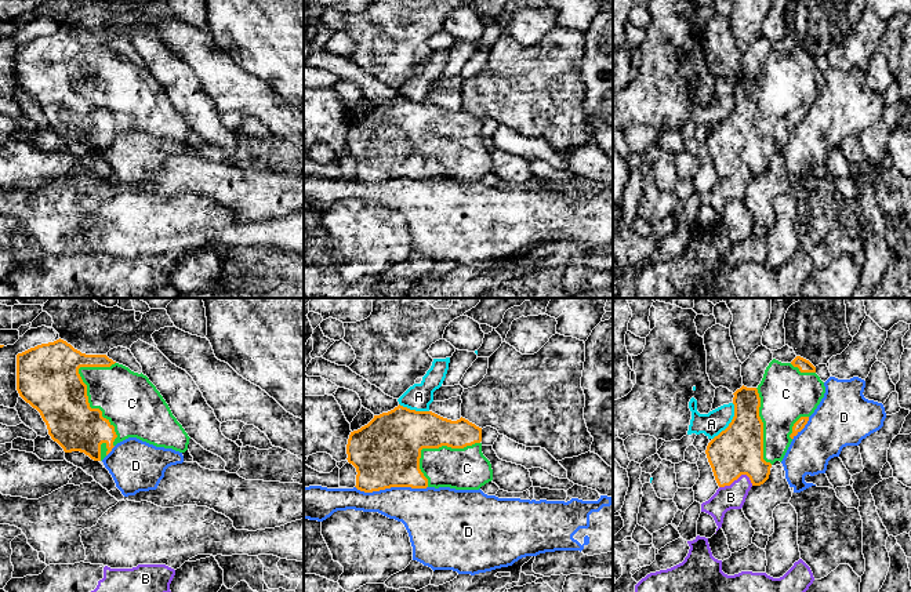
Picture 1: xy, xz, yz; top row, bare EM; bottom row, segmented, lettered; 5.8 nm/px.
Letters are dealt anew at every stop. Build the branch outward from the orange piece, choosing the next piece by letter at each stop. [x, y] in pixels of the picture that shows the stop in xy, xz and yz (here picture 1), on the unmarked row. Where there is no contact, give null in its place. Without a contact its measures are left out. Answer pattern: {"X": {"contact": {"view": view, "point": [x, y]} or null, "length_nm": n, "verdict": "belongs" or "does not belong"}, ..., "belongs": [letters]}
{"A": {"contact": {"view": "yz", "point": [730, 113]}, "length_nm": 240, "verdict": "does not belong"}, "B": {"contact": {"view": "yz", "point": [736, 170]}, "length_nm": 200, "verdict": "does not belong"}, "C": {"contact": {"view": "xy", "point": [93, 100]}, "length_nm": 500, "verdict": "belongs"}, "D": {"contact": {"view": "xz", "point": [391, 177]}, "length_nm": 420, "verdict": "does not belong"}, "belongs": ["C"]}

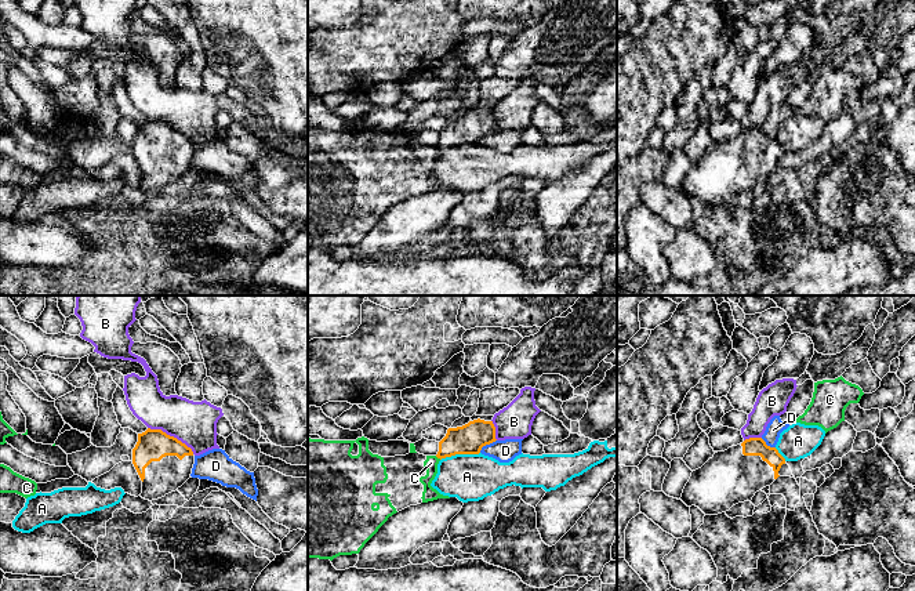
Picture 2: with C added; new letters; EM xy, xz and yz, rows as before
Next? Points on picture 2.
{"A": {"contact": {"view": "xz", "point": [460, 144]}, "length_nm": 240, "verdict": "does not belong"}, "B": {"contact": {"view": "xy", "point": [171, 127]}, "length_nm": 320, "verdict": "does not belong"}, "C": {"contact": {"view": "xz", "point": [438, 148]}, "length_nm": 40, "verdict": "does not belong"}, "D": {"contact": {"view": "xz", "point": [486, 134]}, "length_nm": 130, "verdict": "does not belong"}, "belongs": []}

